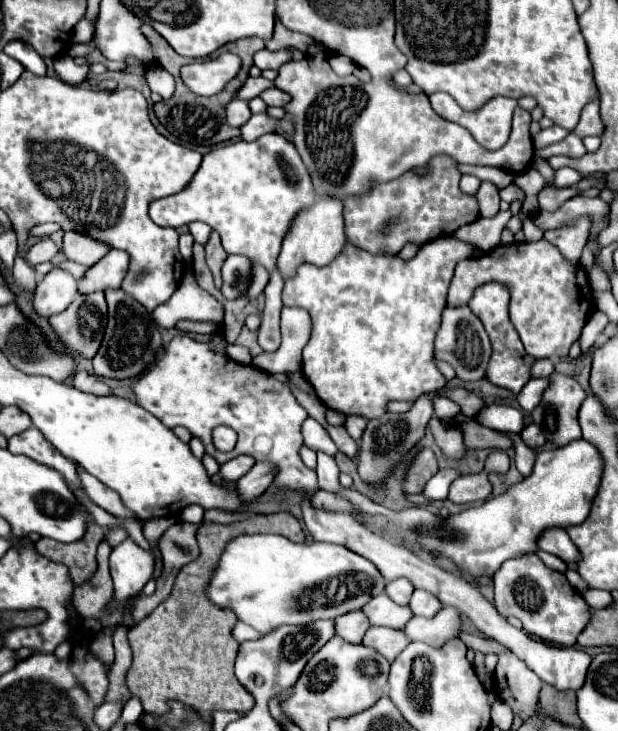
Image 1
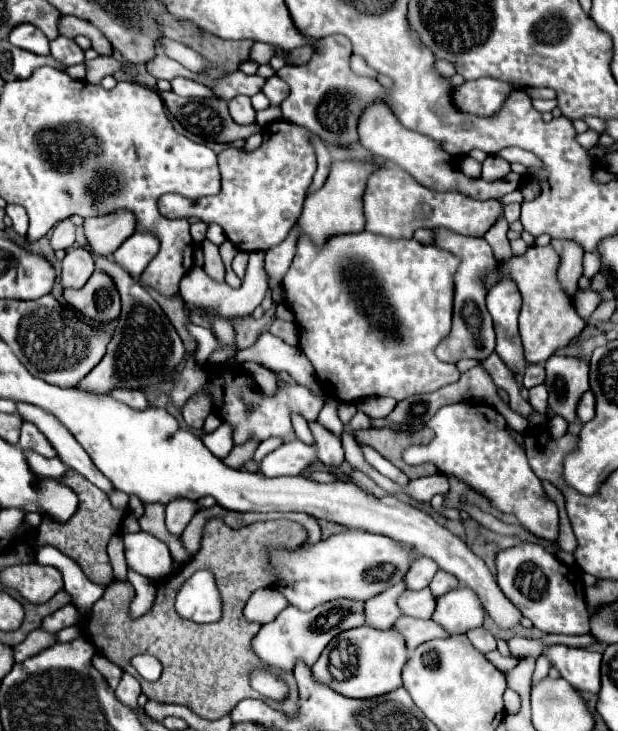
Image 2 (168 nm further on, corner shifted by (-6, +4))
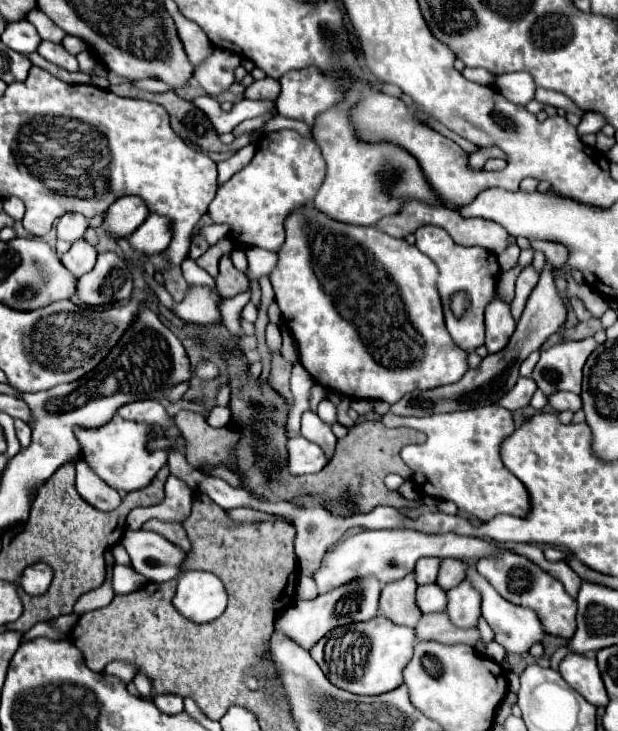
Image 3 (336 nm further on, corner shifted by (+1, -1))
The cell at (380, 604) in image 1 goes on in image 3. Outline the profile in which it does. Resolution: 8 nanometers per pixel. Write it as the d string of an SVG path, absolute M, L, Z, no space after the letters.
M430 583L430 585L418 587L418 607L422 609L422 613L444 611L446 603L448 603L448 595L440 585Z

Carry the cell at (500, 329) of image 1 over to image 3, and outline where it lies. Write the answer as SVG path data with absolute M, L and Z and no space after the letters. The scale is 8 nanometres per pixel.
M496 297L486 307L486 349L488 353L498 353L506 347L510 335L516 329L516 321L510 315L510 305Z

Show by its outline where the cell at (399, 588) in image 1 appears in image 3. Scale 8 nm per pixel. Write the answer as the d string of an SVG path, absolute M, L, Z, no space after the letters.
M424 557L422 561L418 561L418 565L414 569L418 573L418 585L434 583L438 577L440 563L442 563L442 559L438 559L438 557Z

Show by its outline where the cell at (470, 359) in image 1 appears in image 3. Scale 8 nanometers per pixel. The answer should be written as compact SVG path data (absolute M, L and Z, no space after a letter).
M424 225L414 231L416 247L428 255L440 271L438 293L444 307L444 321L454 343L466 351L474 351L484 345L484 309L496 297L496 285L500 279L500 267L494 253L482 247L464 247L452 241L446 229L436 225Z

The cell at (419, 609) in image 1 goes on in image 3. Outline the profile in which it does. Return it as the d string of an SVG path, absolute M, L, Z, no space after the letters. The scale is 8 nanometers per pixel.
M442 559L442 567L440 567L436 583L448 591L448 589L452 589L464 581L466 569L468 569L468 565L460 559Z

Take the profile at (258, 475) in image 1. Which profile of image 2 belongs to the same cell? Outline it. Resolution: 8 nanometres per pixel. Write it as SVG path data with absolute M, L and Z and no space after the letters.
M295 440L293 444L283 444L275 452L267 454L263 462L259 464L259 470L263 476L297 476L307 466L311 466L317 460L317 452L313 446L303 444L301 440Z

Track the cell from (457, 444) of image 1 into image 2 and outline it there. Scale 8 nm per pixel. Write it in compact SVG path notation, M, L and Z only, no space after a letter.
M459 402L443 406L427 426L435 432L435 438L427 446L409 446L403 460L411 466L431 462L443 474L453 474L467 482L473 490L483 494L501 512L515 514L519 524L537 538L557 542L559 538L559 514L553 500L545 500L545 490L529 468L523 448L511 438L505 418L487 404Z

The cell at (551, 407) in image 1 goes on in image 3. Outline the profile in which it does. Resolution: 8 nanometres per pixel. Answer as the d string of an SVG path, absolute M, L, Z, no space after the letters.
M592 337L582 341L556 343L554 347L542 351L542 357L534 367L532 379L546 395L554 391L580 393L582 367L594 349L596 341Z

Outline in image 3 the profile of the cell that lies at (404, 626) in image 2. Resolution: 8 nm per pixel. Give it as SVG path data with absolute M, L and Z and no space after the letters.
M428 613L418 621L416 633L420 641L434 639L438 643L466 643L466 645L476 645L480 641L480 631L478 627L470 629L460 629L452 625L450 617L442 613Z

